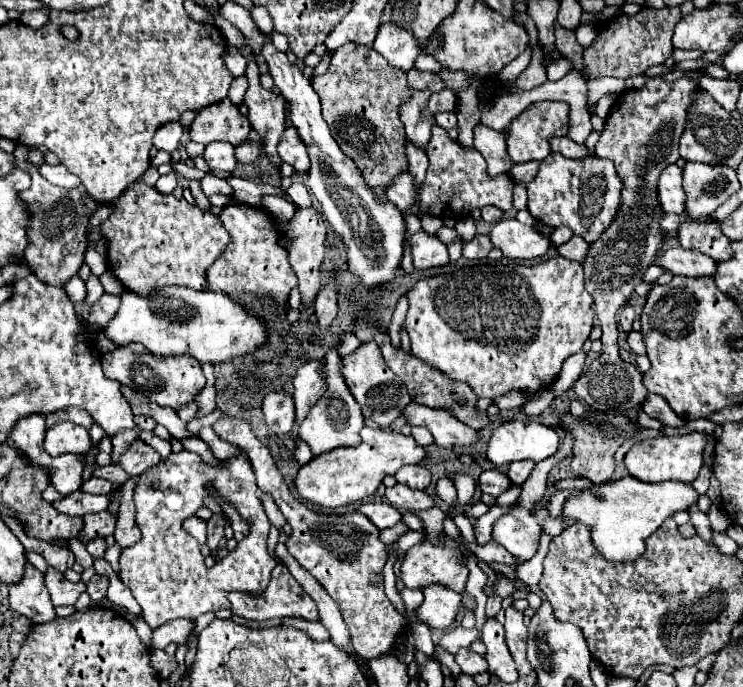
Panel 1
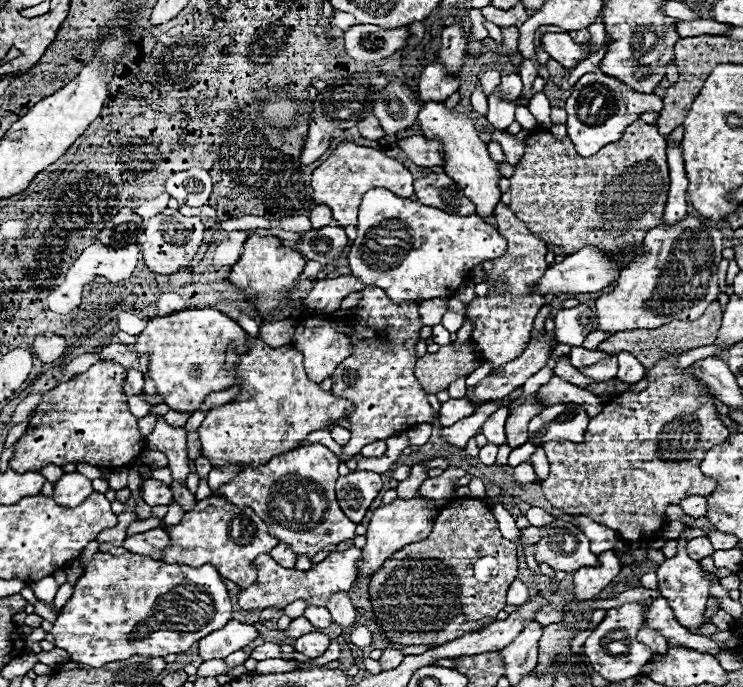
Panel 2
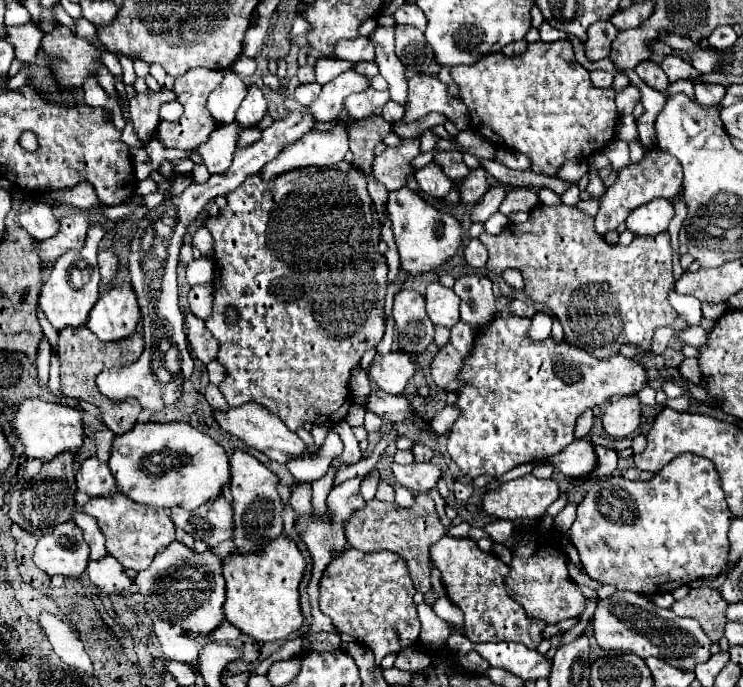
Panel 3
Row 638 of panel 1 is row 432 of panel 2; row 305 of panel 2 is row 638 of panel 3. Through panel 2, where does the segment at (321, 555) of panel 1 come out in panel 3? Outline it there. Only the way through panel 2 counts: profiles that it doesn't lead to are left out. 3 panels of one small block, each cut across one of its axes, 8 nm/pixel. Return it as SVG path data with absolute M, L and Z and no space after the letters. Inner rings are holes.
M348 548L344 554L336 554L320 580L320 610L332 618L338 634L346 632L368 646L381 666L386 654L400 652L418 640L420 620L412 600L414 594L410 572L400 556L386 550L364 554Z

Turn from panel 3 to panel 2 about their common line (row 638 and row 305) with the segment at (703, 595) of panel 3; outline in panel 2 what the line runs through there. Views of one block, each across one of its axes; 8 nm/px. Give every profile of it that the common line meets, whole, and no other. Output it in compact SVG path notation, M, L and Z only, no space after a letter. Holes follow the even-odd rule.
M712 302L708 306L708 310L704 312L702 318L694 320L694 322L682 322L682 320L672 320L670 324L662 326L662 328L654 328L654 330L626 330L626 332L618 332L610 338L606 338L604 342L598 344L598 350L600 352L606 352L606 354L618 354L618 352L630 352L634 356L638 356L638 360L642 362L642 366L646 370L654 368L654 364L658 360L664 360L666 356L672 356L672 354L682 354L686 350L692 350L692 348L698 348L698 346L708 346L708 344L714 344L716 336L718 336L718 330L720 330L720 322L722 322L722 310L720 310L720 304L718 302Z

